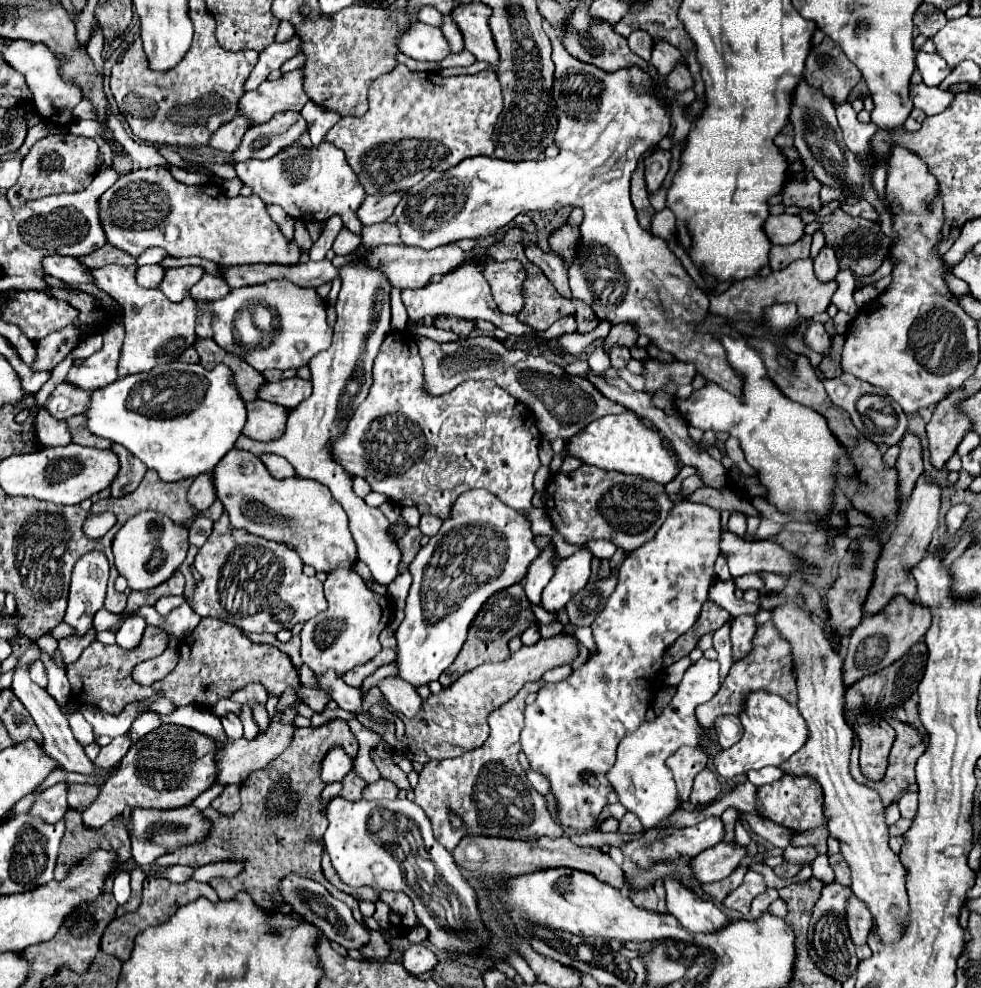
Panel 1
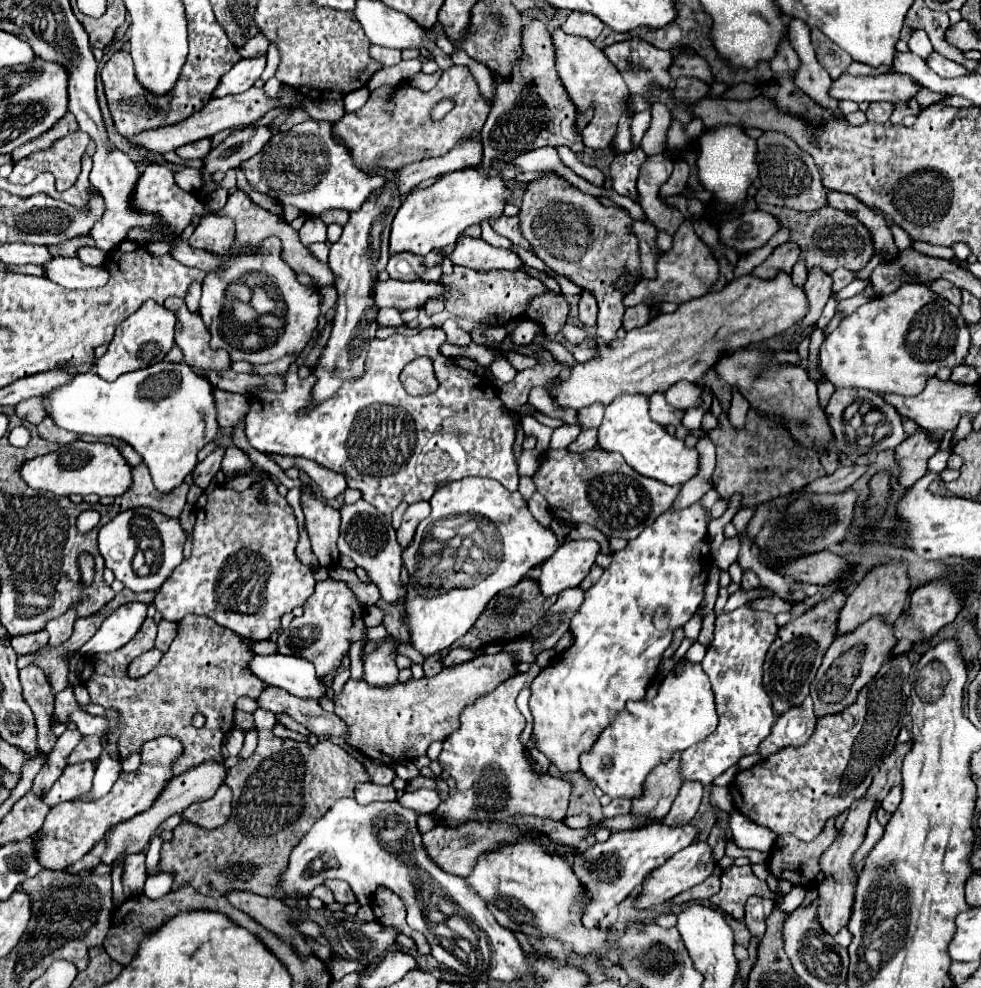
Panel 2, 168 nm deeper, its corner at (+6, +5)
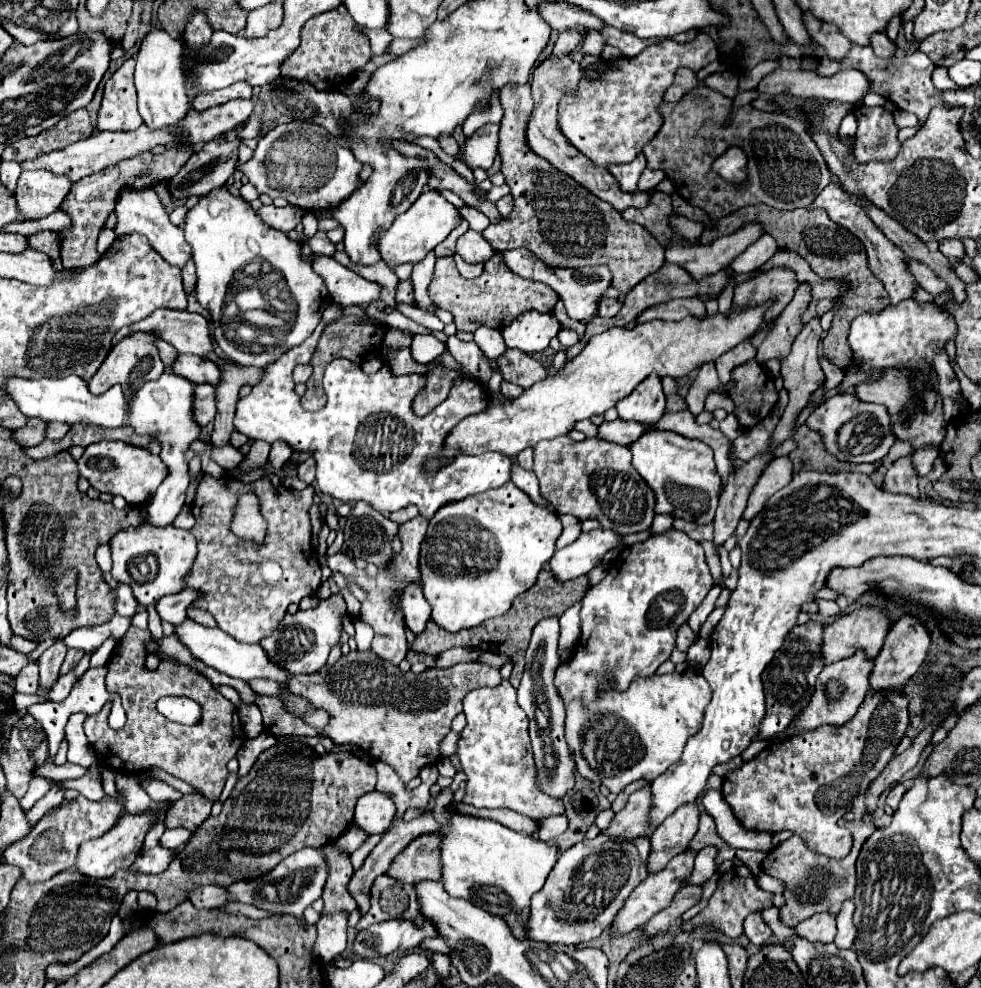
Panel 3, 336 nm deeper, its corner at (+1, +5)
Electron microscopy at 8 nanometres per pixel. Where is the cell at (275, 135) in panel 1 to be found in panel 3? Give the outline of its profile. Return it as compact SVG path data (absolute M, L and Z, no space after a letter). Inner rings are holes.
M242 138L236 140L210 140L202 146L202 150L198 150L188 164L170 180L168 190L172 192L174 198L188 198L192 194L198 196L206 196L210 190L220 188L226 184L226 180L234 174L234 166L238 162L238 148L242 144Z

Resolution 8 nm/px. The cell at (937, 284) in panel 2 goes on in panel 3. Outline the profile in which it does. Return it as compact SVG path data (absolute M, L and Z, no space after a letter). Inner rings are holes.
M908 260L908 266L910 266L910 272L914 274L916 282L926 290L930 292L932 296L942 296L948 292L948 286L942 278L938 278L926 264L918 264L916 260Z

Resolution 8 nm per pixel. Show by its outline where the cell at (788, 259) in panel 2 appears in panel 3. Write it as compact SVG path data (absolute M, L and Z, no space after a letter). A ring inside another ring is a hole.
M770 268L770 270L758 270L756 276L744 280L734 290L734 306L758 306L764 304L770 298L776 298L776 306L766 312L766 320L774 320L784 306L792 300L794 290L798 286L796 272L790 268Z

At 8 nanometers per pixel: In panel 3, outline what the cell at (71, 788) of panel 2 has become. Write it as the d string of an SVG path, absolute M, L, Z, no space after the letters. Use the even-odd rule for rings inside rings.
M54 784L52 790L28 810L28 820L30 820L30 824L36 824L46 812L54 810L56 806L60 806L60 804L64 802L64 792L66 792L66 788L62 788L60 784Z

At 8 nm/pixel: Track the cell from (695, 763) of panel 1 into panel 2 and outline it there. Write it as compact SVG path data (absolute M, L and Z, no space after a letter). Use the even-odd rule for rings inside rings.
M675 754L669 762L663 762L649 772L645 778L645 792L641 792L637 800L631 800L631 814L641 818L641 824L661 820L669 812L679 788L679 754Z

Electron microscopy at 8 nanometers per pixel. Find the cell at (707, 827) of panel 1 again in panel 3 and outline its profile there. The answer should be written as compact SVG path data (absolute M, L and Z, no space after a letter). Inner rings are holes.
M598 834L594 840L582 840L562 852L546 888L532 900L528 938L546 944L578 946L598 938L612 926L614 916L628 900L630 892L648 876L650 838L616 838Z

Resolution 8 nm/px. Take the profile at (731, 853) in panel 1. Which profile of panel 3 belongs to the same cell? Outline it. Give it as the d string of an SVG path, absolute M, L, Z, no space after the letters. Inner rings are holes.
M686 850L686 852L678 854L678 856L674 856L666 868L662 868L660 872L650 874L638 888L634 888L634 892L632 892L630 898L626 900L624 908L622 908L622 910L618 912L618 916L614 918L614 924L612 924L614 932L616 932L616 934L626 934L626 932L630 932L630 930L634 930L634 928L638 928L638 926L644 926L656 912L660 912L662 908L666 908L666 906L672 902L672 898L676 896L676 892L678 892L678 890L686 884L686 880L690 878L690 874L692 874L692 870L694 870L694 858L696 858L696 854L698 854L698 852L694 852L694 850Z

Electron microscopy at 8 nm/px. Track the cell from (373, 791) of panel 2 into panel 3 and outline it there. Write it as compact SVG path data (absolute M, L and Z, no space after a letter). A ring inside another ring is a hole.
M372 790L358 798L354 824L366 828L366 834L380 834L384 832L396 814L396 804L390 794Z

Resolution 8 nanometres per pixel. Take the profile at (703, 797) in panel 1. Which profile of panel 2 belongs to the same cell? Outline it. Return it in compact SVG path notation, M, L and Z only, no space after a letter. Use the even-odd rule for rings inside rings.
M687 782L681 786L669 814L661 820L665 826L685 826L697 814L697 808L703 798L703 786L699 782Z

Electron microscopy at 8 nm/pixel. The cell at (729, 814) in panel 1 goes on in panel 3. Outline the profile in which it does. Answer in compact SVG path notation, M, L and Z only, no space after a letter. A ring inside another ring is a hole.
M706 846L704 850L700 850L700 854L696 856L694 872L690 876L690 884L704 884L716 872L716 868L718 868L716 856L718 856L716 846Z

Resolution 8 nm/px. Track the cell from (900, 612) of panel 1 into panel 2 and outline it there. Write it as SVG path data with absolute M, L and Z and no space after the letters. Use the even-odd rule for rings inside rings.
M871 618L871 620L867 620L865 624L861 624L857 630L853 630L853 632L849 632L849 634L843 634L843 636L837 636L835 640L833 640L833 644L829 646L829 650L827 650L827 654L825 654L825 658L823 658L823 664L821 664L821 672L823 670L827 670L829 666L831 666L831 662L837 658L837 656L841 656L843 652L847 652L847 650L851 650L851 648L855 648L855 646L859 646L859 644L863 644L865 646L865 650L863 650L863 662L861 662L861 670L859 670L859 676L855 678L855 682L853 682L853 686L851 686L851 690L849 690L849 694L841 700L841 702L837 702L837 704L825 704L825 702L821 702L821 698L815 694L815 696L811 696L813 698L813 702L815 702L815 716L817 718L821 718L821 716L825 716L825 714L837 714L837 712L843 712L845 708L847 708L847 704L853 704L855 700L857 700L857 694L859 694L859 690L879 672L879 668L883 666L883 662L887 660L887 654L891 652L891 648L893 648L893 644L895 644L895 638L893 638L893 628L891 626L887 626L881 618Z

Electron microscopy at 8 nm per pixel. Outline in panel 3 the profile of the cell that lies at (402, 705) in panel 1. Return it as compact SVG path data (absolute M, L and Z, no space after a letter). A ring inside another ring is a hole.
M416 516L408 522L404 522L400 526L400 532L398 532L398 538L402 540L402 552L394 556L392 564L388 570L380 570L376 578L368 578L364 570L358 570L354 566L354 562L344 556L342 552L334 554L334 556L324 556L322 562L332 570L332 572L340 572L344 574L346 578L354 578L358 582L360 588L364 588L367 593L367 598L362 602L362 610L360 610L360 618L364 622L368 622L372 628L374 628L374 640L372 640L372 652L386 660L386 662L392 662L394 666L398 666L404 658L406 658L406 634L404 634L404 616L402 616L402 610L398 601L396 600L396 594L398 593L408 582L414 582L414 580L420 580L420 572L418 572L418 552L420 552L420 542L424 540L424 534L426 534L426 528L428 528L428 520L424 516Z

